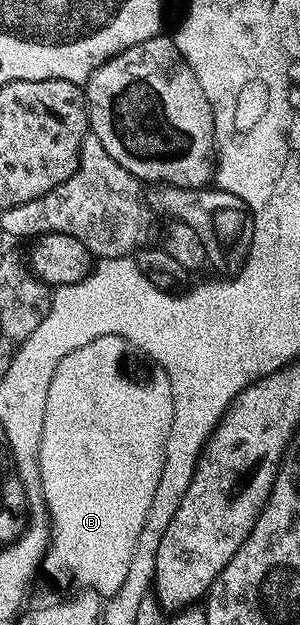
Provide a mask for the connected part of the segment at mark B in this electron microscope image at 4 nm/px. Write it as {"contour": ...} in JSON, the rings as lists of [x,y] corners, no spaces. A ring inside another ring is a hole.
{"contour":[[[103,335],[62,357],[46,393],[46,417],[42,421],[40,484],[52,518],[52,541],[42,571],[44,575],[73,579],[77,588],[88,588],[100,597],[116,595],[126,573],[130,573],[131,559],[162,477],[164,446],[172,424],[172,390],[166,373],[153,370],[145,387],[127,379],[120,368],[124,351],[122,337]]]}

